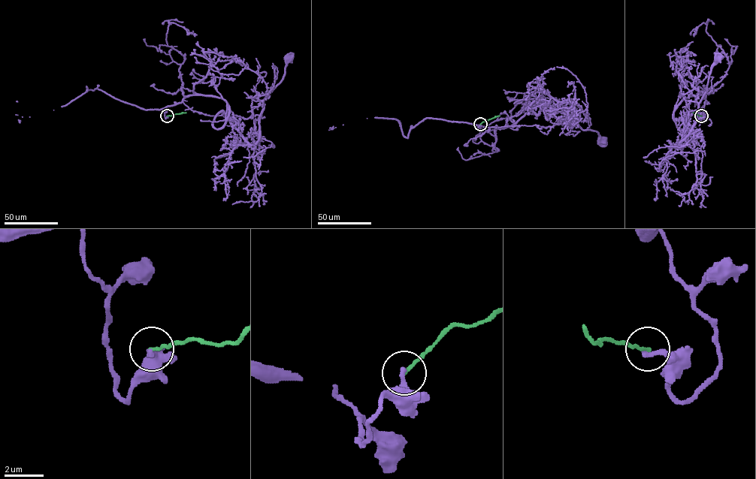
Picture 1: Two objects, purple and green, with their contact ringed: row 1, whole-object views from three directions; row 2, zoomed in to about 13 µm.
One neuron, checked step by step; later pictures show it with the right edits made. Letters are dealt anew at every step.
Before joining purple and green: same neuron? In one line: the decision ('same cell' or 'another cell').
another cell

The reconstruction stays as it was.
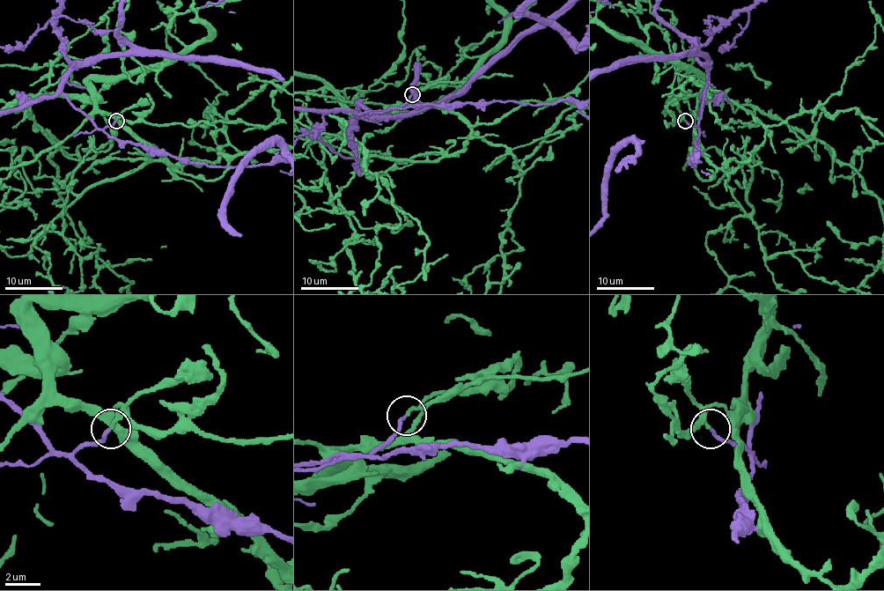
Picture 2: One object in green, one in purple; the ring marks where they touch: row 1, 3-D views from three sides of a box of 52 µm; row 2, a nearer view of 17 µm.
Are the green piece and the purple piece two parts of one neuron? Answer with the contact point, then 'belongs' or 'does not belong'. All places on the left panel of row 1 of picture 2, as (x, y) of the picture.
at (116, 121); does not belong

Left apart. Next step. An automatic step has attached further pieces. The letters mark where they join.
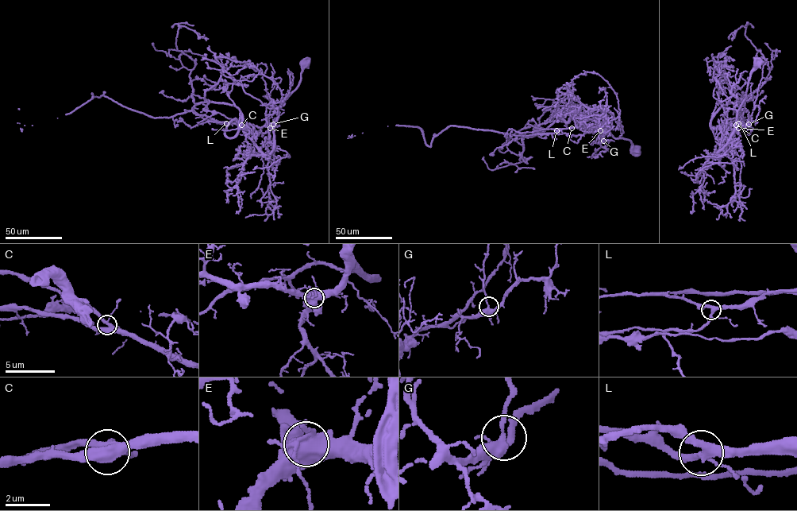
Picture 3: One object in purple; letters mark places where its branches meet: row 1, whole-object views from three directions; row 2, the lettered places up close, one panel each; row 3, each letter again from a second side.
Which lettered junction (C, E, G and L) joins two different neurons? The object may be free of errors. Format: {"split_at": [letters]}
{"split_at": []}

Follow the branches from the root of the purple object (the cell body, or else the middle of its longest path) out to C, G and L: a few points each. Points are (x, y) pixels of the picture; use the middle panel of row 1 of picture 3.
C: (634, 149), (629, 140), (614, 138), (605, 127), (598, 130), (571, 128)
G: (634, 149), (629, 140), (614, 138), (605, 127), (598, 133), (603, 141)
L: (634, 149), (629, 140), (614, 138), (605, 127), (598, 130), (573, 127), (556, 130)

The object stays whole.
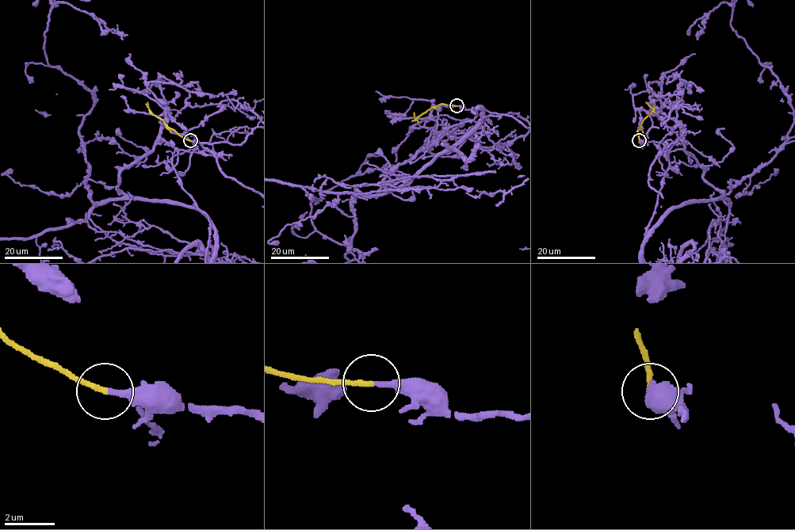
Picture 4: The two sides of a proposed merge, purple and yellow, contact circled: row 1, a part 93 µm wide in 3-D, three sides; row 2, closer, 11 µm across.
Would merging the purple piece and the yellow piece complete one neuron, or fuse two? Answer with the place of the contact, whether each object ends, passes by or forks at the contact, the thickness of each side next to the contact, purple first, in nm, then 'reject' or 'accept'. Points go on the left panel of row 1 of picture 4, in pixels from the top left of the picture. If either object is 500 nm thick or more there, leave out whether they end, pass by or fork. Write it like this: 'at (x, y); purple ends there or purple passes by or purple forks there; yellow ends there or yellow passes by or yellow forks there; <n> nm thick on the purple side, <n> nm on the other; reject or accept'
at (190, 140); purple ends there; yellow ends there; 280 nm thick on the purple side, 200 nm on the other; accept

